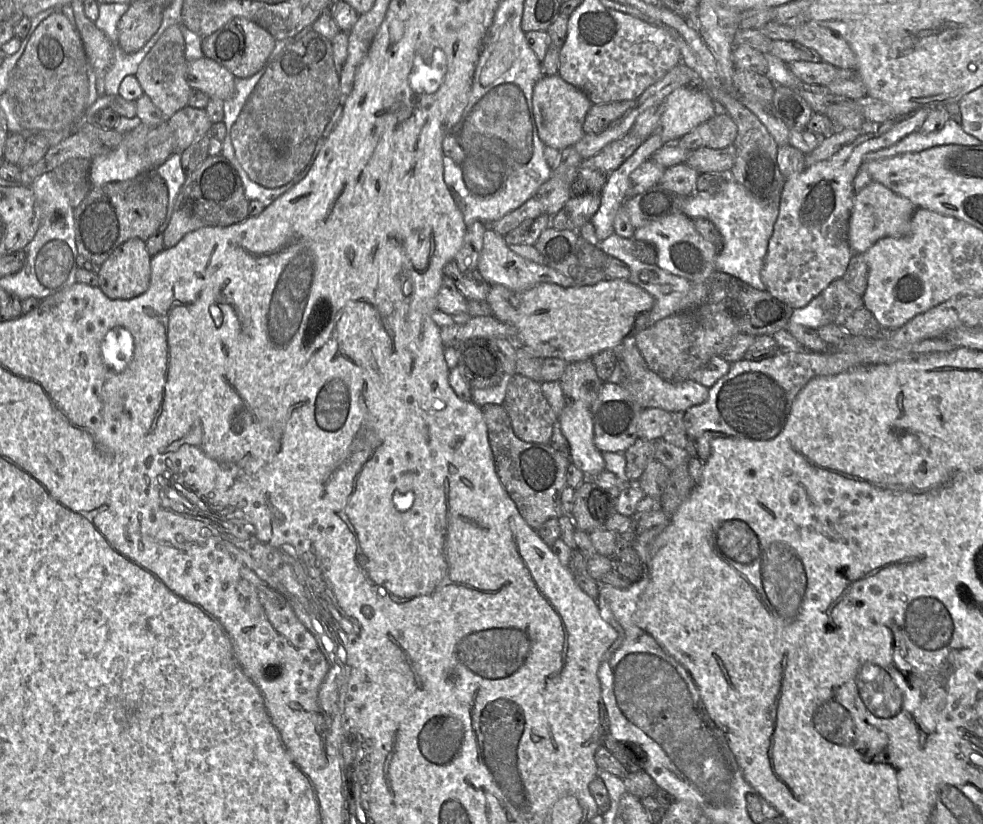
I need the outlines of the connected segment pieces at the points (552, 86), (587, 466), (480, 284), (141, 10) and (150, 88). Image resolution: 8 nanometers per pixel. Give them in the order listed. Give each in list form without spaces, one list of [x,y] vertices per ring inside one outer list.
[[[560,75],[545,76],[536,83],[532,104],[538,133],[546,146],[562,151],[574,147],[585,135],[583,123],[593,103],[584,92],[566,82]]]
[[[568,401],[558,415],[561,431],[569,442],[571,462],[587,476],[605,470],[602,452],[594,444],[594,425],[589,406],[583,401]]]
[[[452,260],[444,266],[443,272],[454,280],[467,300],[486,300],[492,284],[483,278],[478,269],[461,271],[456,261]]]
[[[135,1],[118,23],[121,49],[132,54],[141,50],[159,29],[164,8],[148,1]]]
[[[180,24],[168,27],[155,45],[146,54],[135,74],[143,92],[149,96],[153,104],[159,108],[166,118],[188,105],[192,88],[187,82],[187,60],[185,56],[185,40]]]

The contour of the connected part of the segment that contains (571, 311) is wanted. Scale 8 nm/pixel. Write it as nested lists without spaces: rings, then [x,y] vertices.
[[[605,279],[594,285],[563,287],[554,283],[540,283],[519,294],[517,347],[538,358],[560,358],[568,363],[591,360],[604,350],[617,350],[636,332],[636,320],[650,312],[654,298],[628,279]]]

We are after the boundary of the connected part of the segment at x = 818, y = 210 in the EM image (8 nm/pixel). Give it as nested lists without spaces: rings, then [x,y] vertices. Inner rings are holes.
[[[932,108],[897,116],[860,136],[832,157],[784,181],[779,209],[761,270],[766,291],[793,309],[807,306],[834,280],[843,278],[853,256],[848,224],[854,202],[854,178],[866,155],[888,148],[921,129]]]

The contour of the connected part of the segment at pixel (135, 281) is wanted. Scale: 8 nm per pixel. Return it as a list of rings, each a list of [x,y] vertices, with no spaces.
[[[143,240],[126,241],[97,268],[98,287],[110,299],[131,299],[143,294],[150,284],[151,259]]]

